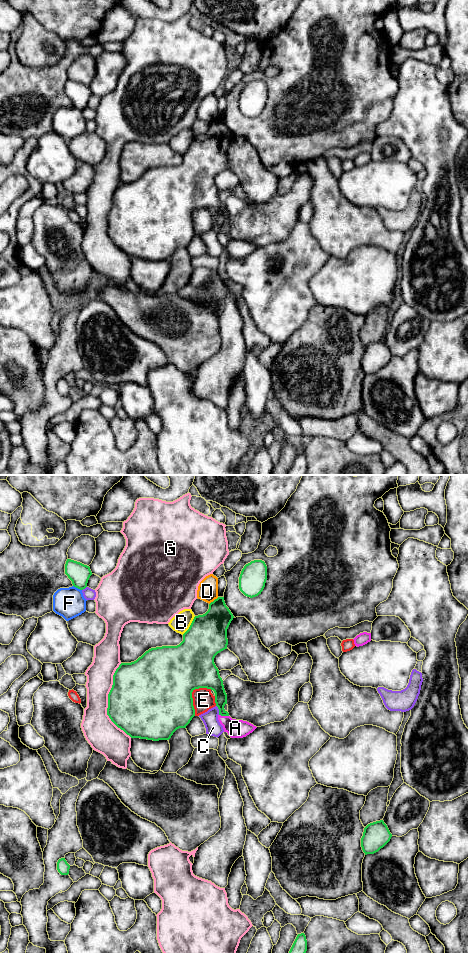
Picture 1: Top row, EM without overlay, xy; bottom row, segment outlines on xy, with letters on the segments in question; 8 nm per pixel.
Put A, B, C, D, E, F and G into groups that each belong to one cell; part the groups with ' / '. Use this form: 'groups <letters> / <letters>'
groups A / B / C / D / E / F / G

